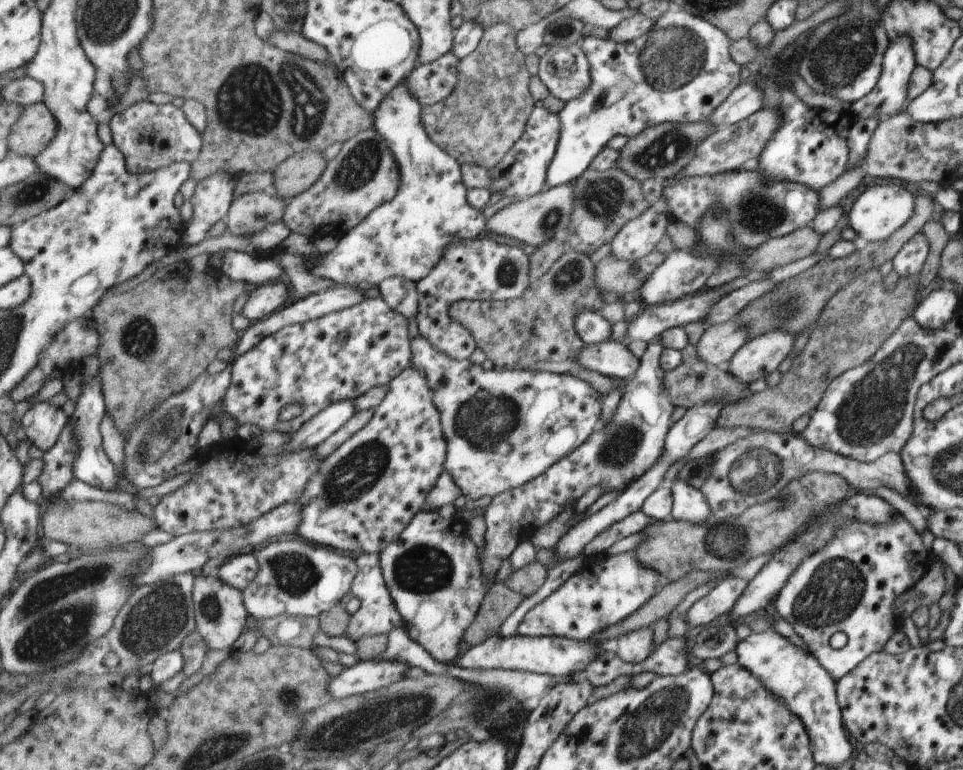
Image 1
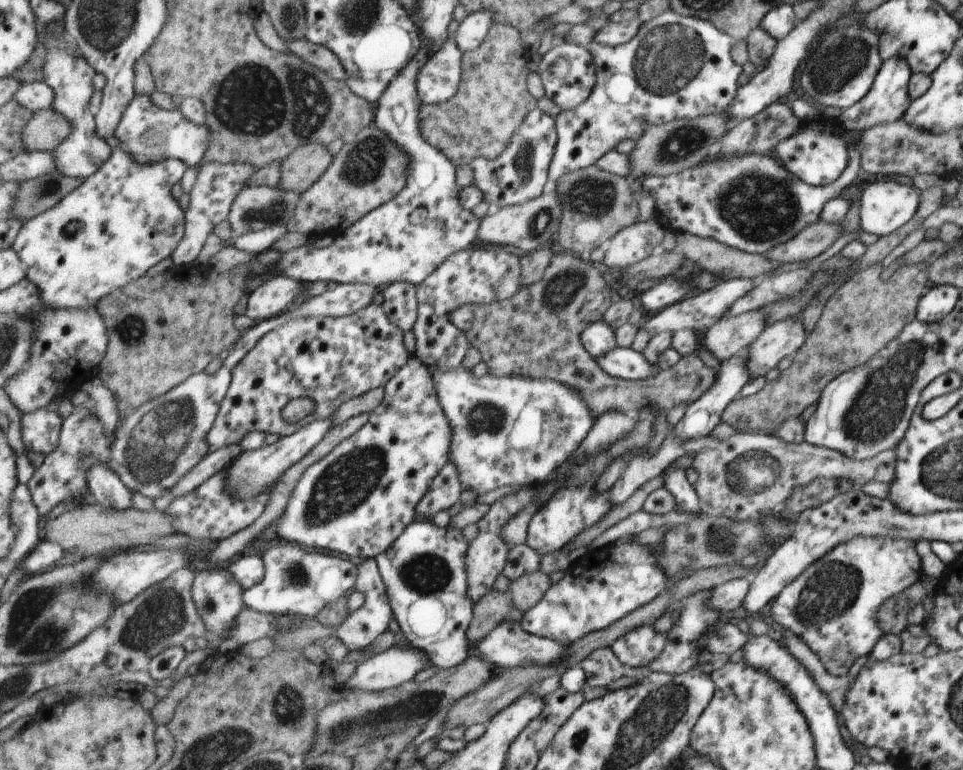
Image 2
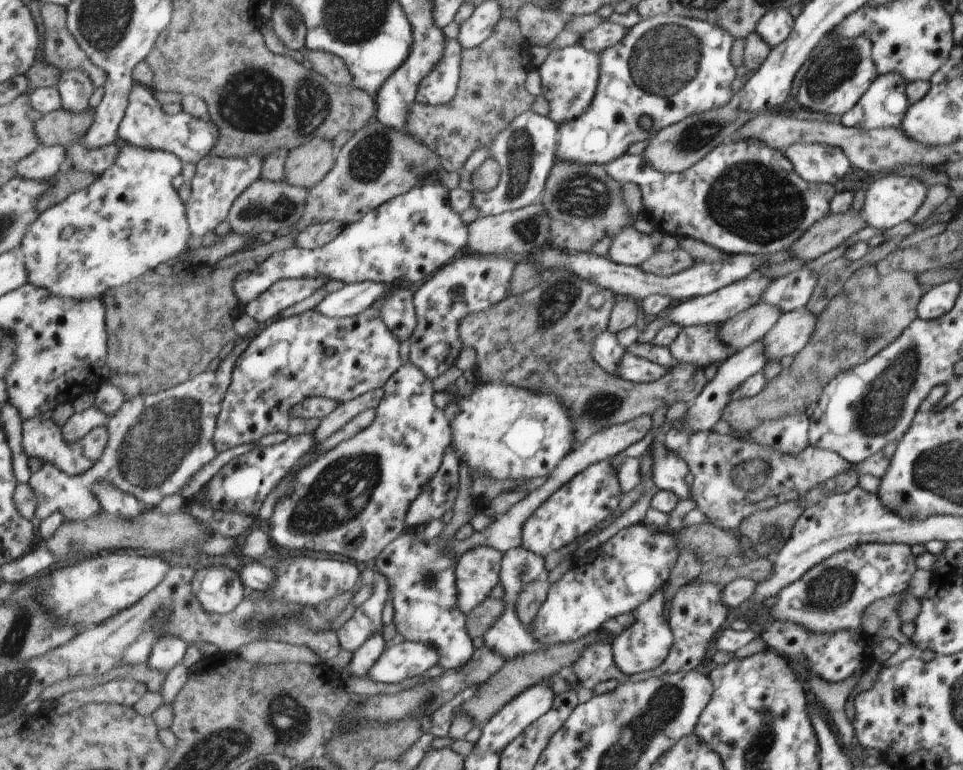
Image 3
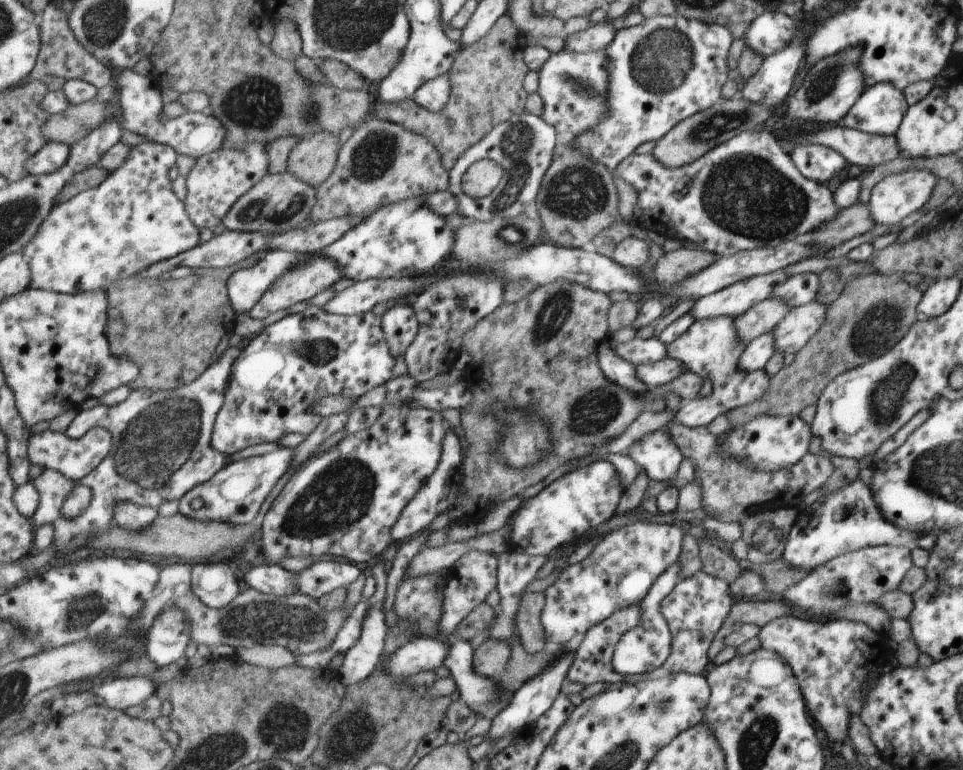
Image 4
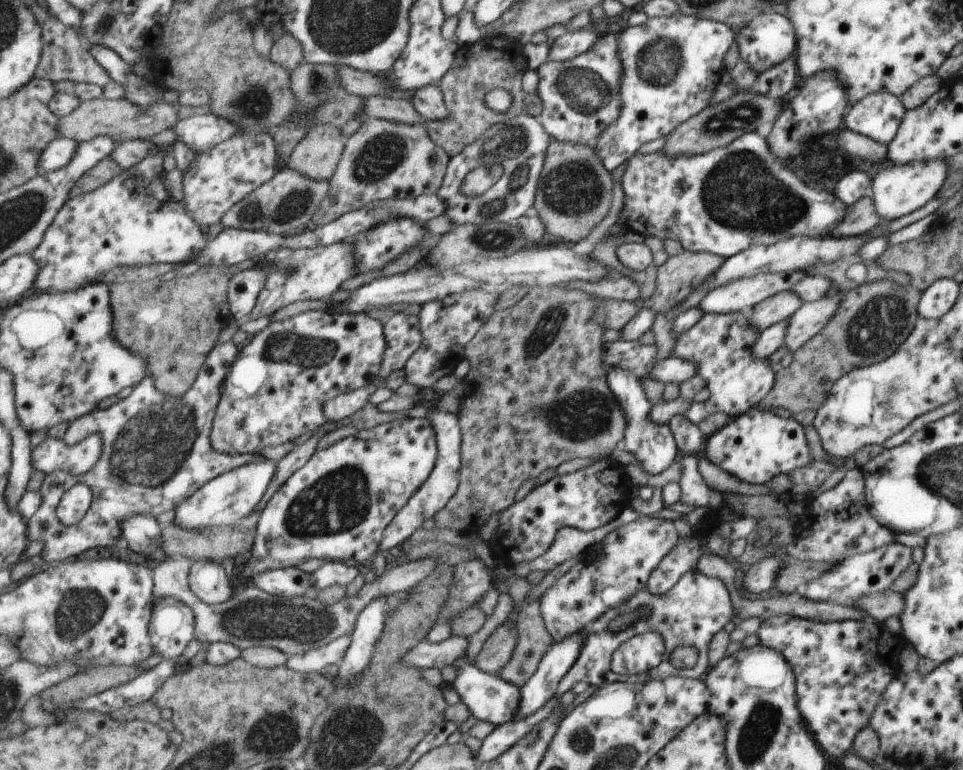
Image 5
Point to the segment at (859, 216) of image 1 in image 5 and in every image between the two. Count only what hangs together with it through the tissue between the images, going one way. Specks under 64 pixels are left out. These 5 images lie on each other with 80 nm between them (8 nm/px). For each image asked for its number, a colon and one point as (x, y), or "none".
2: (885, 206)
3: (890, 200)
4: (894, 197)
5: (896, 191)

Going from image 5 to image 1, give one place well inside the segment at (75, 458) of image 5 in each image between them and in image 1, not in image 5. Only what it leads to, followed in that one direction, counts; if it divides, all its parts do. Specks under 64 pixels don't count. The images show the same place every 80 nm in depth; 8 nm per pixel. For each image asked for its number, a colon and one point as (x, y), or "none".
1: (43, 424)
2: (41, 430)
3: (44, 439)
4: (77, 458)

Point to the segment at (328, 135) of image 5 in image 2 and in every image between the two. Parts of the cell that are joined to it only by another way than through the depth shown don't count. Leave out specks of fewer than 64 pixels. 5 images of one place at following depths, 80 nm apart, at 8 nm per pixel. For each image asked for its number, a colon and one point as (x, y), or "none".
2: (301, 171)
3: (306, 166)
4: (315, 158)

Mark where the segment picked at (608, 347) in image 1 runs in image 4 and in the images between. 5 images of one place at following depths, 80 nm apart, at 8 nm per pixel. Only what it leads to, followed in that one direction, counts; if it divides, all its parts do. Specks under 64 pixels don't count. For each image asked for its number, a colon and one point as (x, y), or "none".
2: (624, 363)
3: (632, 368)
4: (651, 375)

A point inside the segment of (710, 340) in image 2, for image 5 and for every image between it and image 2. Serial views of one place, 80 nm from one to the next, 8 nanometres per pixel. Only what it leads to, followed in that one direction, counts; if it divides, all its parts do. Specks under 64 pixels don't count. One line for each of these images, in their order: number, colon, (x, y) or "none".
3: (750, 325)
4: (762, 317)
5: (777, 308)

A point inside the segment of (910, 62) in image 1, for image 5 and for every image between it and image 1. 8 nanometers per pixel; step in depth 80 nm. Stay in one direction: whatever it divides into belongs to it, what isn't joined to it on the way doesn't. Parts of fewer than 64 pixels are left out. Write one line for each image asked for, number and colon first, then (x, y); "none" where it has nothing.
2: (888, 100)
3: (884, 105)
4: (881, 108)
5: (879, 115)

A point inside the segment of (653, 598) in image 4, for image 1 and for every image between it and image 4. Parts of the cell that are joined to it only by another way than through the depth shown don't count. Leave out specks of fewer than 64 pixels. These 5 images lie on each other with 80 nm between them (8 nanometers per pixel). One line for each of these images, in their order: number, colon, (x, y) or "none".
1: (631, 648)
2: (638, 646)
3: (643, 646)

